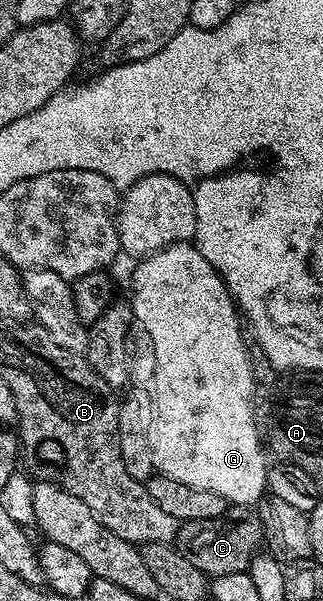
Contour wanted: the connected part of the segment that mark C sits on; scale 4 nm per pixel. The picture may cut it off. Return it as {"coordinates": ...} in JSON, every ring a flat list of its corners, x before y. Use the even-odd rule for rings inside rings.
{"coordinates":[[254,513,227,514,221,519,188,521,178,528,177,546,189,554,192,565,208,577,228,573,249,572,250,563,256,552,263,546,262,526]]}

